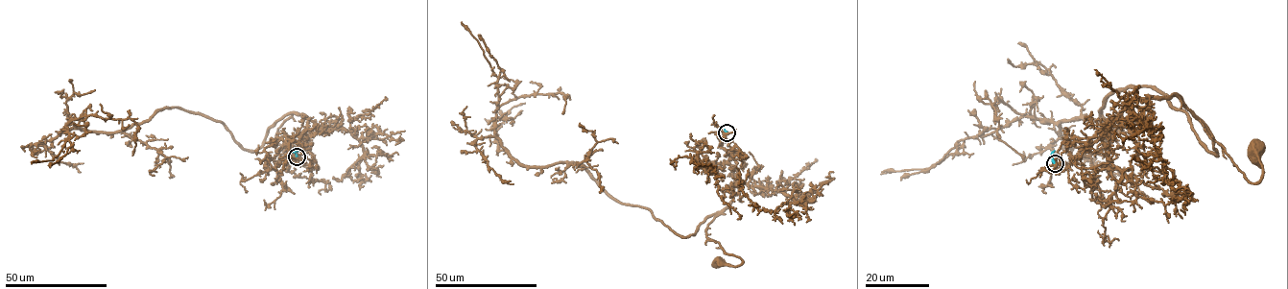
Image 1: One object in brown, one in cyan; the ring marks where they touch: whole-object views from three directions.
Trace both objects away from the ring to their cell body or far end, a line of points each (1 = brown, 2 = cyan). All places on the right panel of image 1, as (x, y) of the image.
1: (1054, 163), (1068, 146), (1086, 142), (1134, 99), (1175, 95), (1254, 182), (1262, 175), (1256, 149)
2: (1054, 162), (1051, 155), (1054, 150)

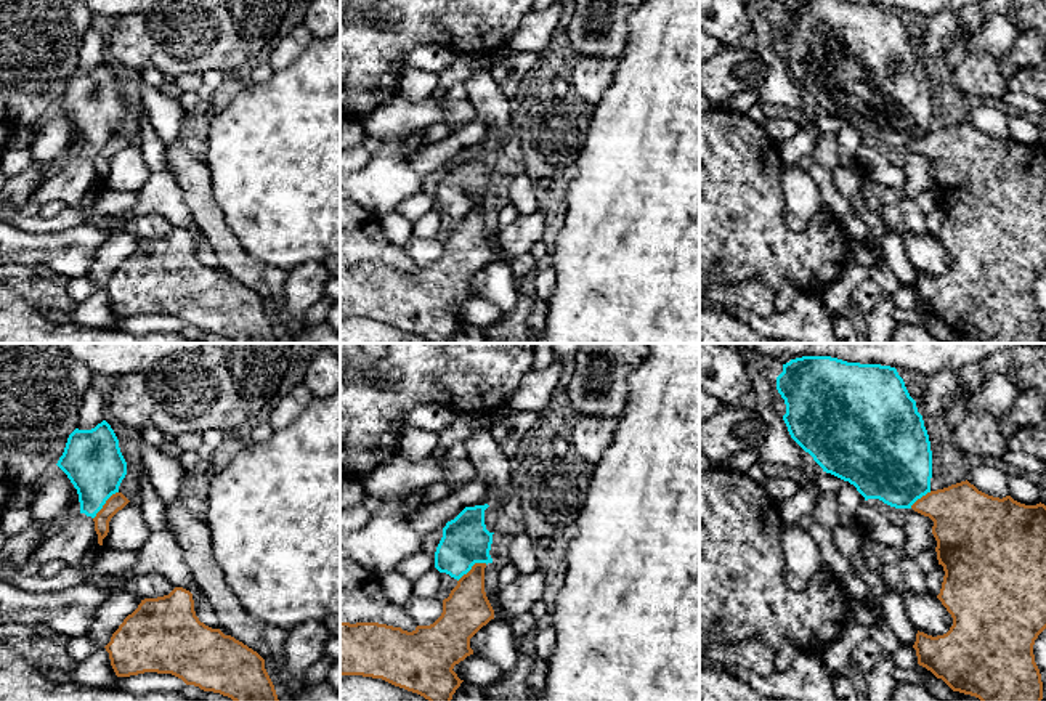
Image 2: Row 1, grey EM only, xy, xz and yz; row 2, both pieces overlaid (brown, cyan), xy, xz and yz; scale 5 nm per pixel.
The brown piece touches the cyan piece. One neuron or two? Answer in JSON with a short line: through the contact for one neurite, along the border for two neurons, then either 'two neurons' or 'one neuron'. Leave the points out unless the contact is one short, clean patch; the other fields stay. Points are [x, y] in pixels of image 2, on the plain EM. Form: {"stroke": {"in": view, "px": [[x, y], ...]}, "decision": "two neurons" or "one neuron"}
{"stroke": {"in": "xz", "px": [[486, 204], [475, 204], [458, 222]]}, "decision": "two neurons"}

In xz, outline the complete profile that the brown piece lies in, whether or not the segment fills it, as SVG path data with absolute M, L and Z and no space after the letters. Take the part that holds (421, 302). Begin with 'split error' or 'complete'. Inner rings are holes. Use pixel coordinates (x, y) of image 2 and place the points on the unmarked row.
complete | M475 204L464 215L449 237L443 241L441 257L430 266L417 266L412 273L379 263L340 261L340 316L382 319L395 327L417 334L430 343L451 343L464 321L452 311L456 305L473 295L470 279L491 260L494 250L484 233L486 204Z

